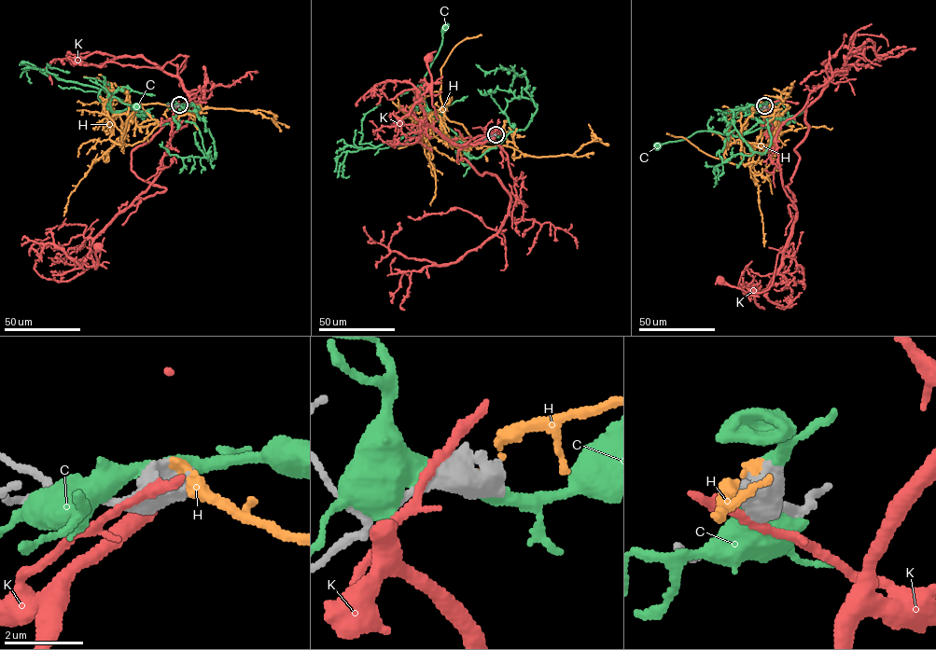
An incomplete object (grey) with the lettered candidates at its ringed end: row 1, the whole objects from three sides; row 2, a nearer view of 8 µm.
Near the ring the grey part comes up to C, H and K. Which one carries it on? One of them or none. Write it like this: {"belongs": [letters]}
{"belongs": ["H"]}

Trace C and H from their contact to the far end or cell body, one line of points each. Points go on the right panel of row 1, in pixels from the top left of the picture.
C: (764, 106), (733, 111), (734, 129), (763, 154), (767, 119), (787, 118), (736, 136), (700, 131), (657, 146)
H: (764, 106), (777, 108), (777, 129), (758, 160), (745, 166), (753, 150), (780, 134), (802, 128), (832, 128)

